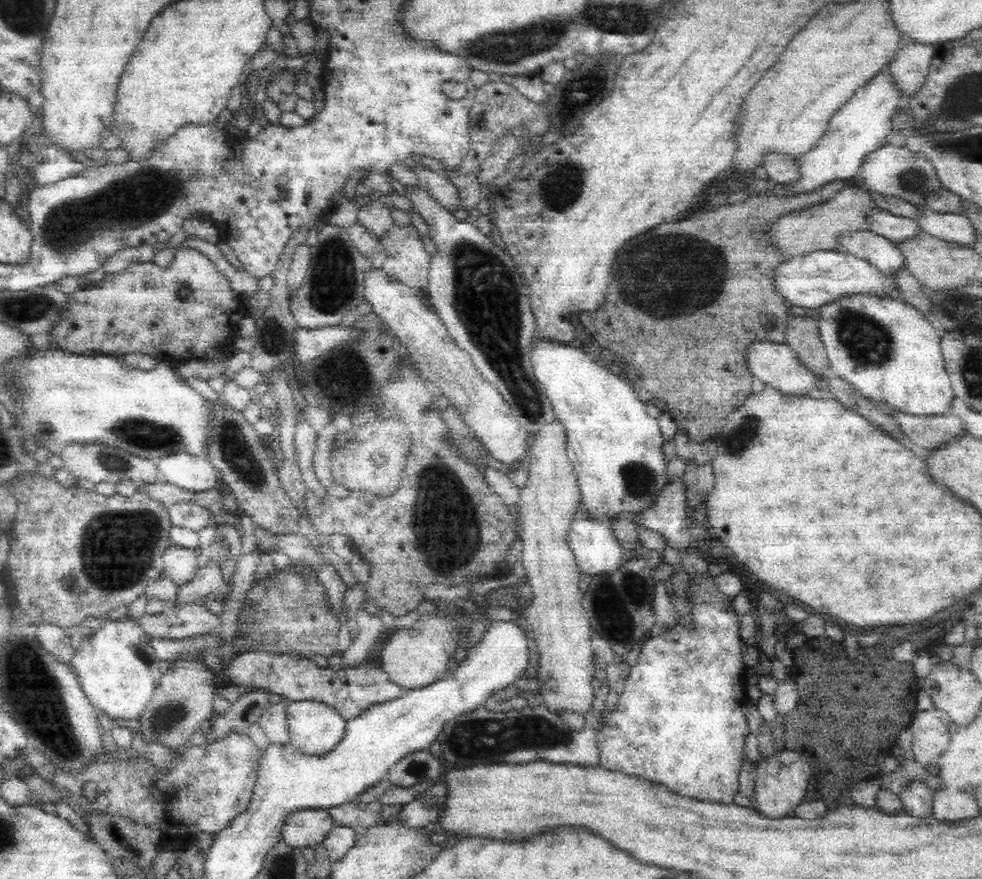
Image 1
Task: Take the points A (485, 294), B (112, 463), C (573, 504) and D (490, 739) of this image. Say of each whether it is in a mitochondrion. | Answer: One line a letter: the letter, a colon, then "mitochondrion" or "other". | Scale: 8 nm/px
A: mitochondrion
B: mitochondrion
C: other
D: mitochondrion

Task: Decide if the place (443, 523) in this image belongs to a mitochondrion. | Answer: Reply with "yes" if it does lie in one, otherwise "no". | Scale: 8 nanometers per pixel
yes

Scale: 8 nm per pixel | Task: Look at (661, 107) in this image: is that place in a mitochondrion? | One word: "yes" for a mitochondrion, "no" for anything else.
no

